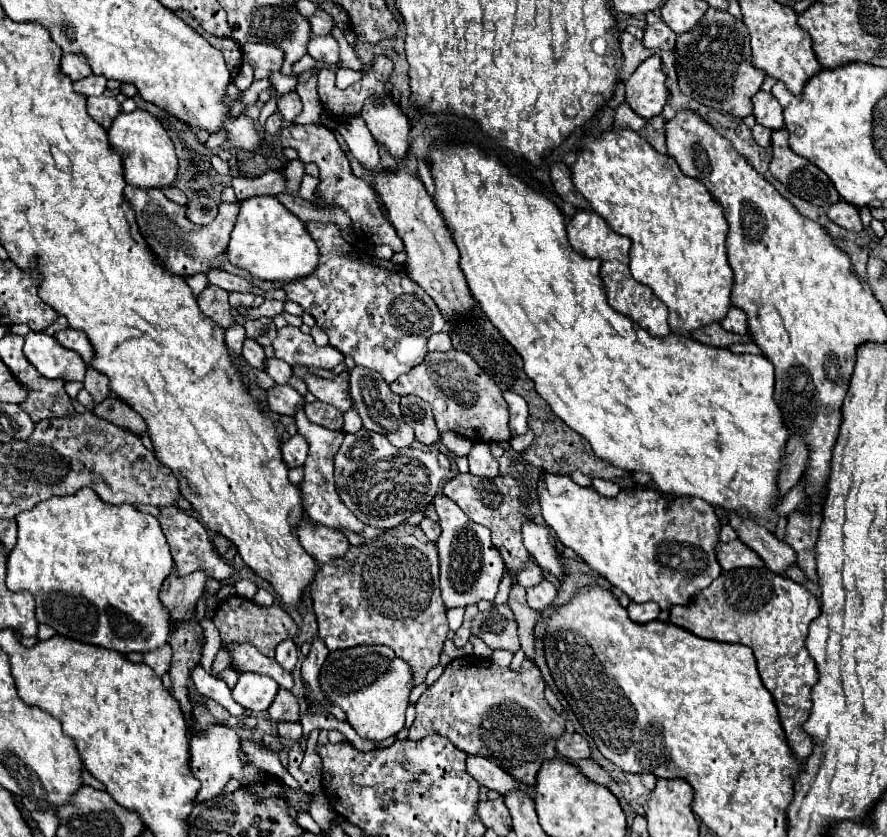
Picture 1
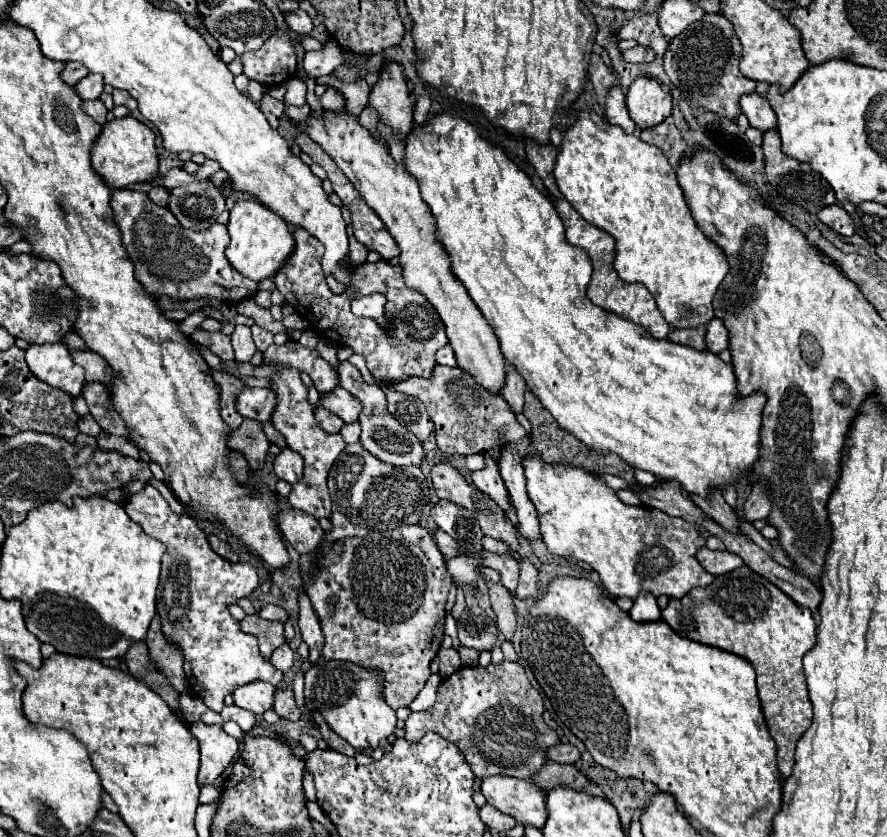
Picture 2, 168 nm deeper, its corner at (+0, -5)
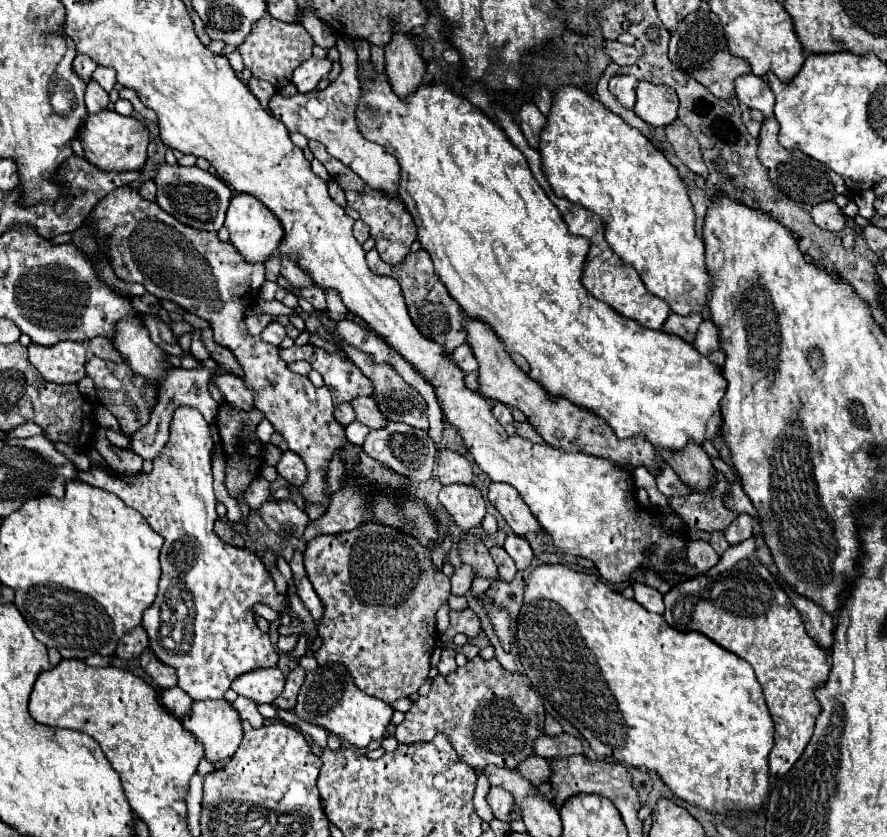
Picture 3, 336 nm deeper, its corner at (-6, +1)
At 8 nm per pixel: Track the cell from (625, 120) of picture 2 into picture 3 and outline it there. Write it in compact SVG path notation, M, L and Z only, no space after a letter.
M616 74L616 76L610 78L610 92L616 96L616 100L618 100L624 108L632 110L632 108L634 108L634 102L636 102L636 94L634 94L636 84L638 84L638 80L636 80L634 76Z

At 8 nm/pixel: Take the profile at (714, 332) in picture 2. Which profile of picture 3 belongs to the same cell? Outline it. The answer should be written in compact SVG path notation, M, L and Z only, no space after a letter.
M704 320L700 324L694 348L704 356L720 350L720 328L712 320Z

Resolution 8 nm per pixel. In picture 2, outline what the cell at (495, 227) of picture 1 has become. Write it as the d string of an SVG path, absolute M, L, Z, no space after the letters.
M438 112L432 120L424 122L422 126L414 124L410 134L404 138L404 146L406 146L404 168L408 170L408 174L412 174L418 180L422 198L430 206L432 216L436 218L436 240L444 246L444 250L450 258L452 274L456 276L458 282L464 284L464 288L468 290L474 304L480 308L480 312L484 314L488 324L494 328L494 332L500 340L504 358L516 370L520 370L520 374L524 374L526 384L532 390L532 394L542 402L542 406L554 416L554 420L564 430L572 432L586 446L592 446L594 450L600 450L600 452L602 450L614 452L620 458L624 458L624 462L628 462L630 466L652 472L656 478L678 480L686 492L698 494L698 496L708 494L708 490L712 490L712 488L722 490L724 486L734 484L738 476L752 470L752 464L756 462L758 448L760 448L760 422L762 422L762 408L766 402L764 394L756 392L748 398L740 398L736 394L736 378L734 378L732 366L722 362L710 350L700 352L690 346L674 344L670 340L656 340L650 336L650 332L642 330L642 326L638 326L630 320L624 320L622 316L616 316L616 314L606 312L604 308L592 304L586 296L586 286L592 276L592 264L590 264L588 254L584 250L568 244L566 240L560 240L560 236L564 236L564 226L562 226L562 220L558 218L550 198L544 196L542 192L538 192L534 188L532 180L500 148L488 144L468 120L460 118L458 114L448 114L448 112Z

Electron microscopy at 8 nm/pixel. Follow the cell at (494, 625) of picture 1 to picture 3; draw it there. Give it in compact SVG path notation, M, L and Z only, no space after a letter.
M470 608L460 610L460 612L450 612L450 628L454 630L454 634L462 632L472 640L482 632L480 618Z

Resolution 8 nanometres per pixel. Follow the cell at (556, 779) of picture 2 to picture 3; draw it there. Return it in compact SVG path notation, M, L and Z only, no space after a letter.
M530 756L530 758L526 758L524 764L518 766L518 772L520 772L524 778L528 778L532 784L536 784L536 786L548 782L550 776L552 776L552 768L550 768L548 760L542 760L540 756Z

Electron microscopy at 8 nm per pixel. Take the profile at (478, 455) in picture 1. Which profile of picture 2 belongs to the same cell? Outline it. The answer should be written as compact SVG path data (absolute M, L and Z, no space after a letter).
M484 454L486 458L486 468L484 470L478 470L478 472L472 472L472 482L478 490L482 490L484 494L488 494L500 508L510 508L512 502L510 502L510 496L508 496L508 490L498 474L498 466L494 462L494 458L490 458L488 454Z

